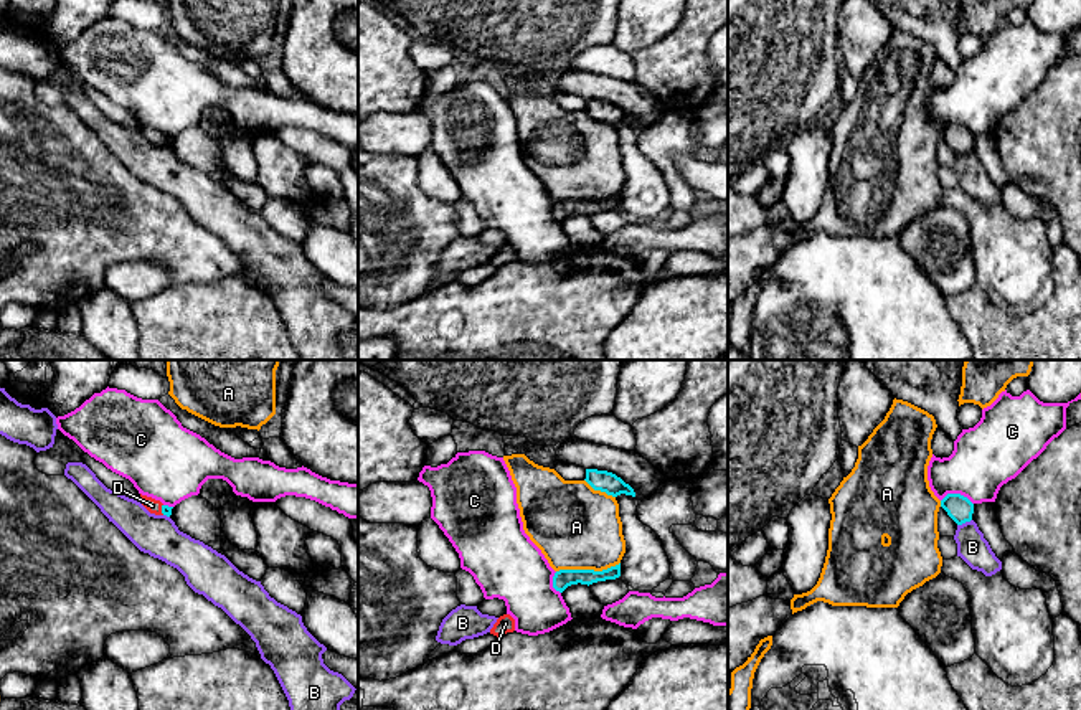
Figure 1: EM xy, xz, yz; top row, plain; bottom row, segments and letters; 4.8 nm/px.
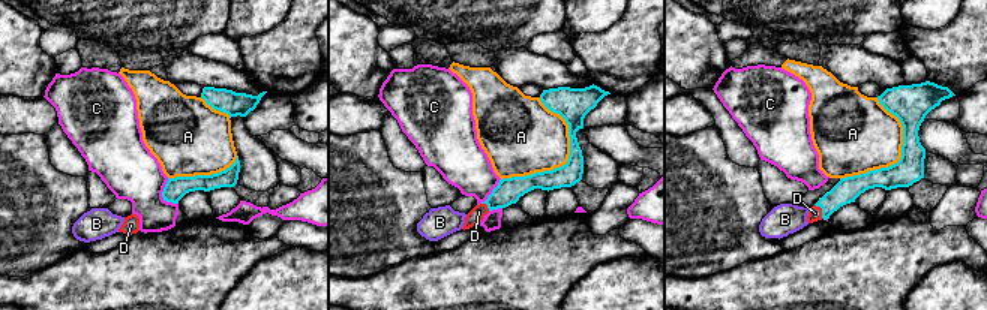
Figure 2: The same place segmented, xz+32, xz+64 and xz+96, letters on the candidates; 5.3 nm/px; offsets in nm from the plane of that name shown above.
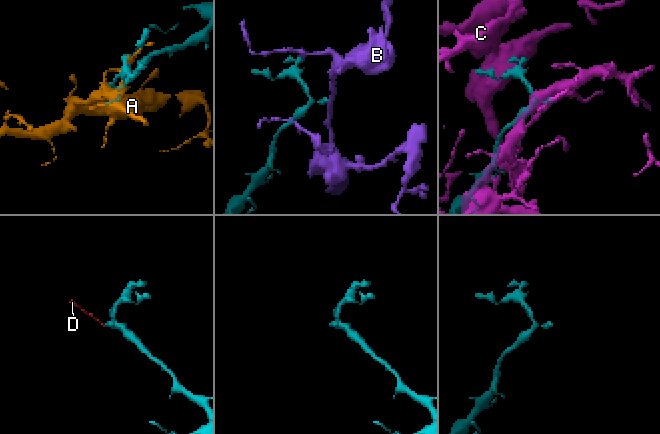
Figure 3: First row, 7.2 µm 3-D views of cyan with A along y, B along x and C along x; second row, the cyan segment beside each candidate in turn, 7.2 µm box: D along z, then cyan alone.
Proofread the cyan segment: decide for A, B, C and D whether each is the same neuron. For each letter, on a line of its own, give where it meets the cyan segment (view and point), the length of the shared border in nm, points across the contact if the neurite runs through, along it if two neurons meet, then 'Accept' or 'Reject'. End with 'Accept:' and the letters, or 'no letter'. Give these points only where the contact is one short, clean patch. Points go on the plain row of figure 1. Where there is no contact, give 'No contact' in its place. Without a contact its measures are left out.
A: Touches cyan at xz (588, 200). Shared border 320 nm. Reject
B: Touches cyan at yz (964, 152). Shared border 80 nm. Boundary: yz (971, 149), (958, 156). Reject
C: Touches cyan at yz (958, 124). Shared border 160 nm. Reject
D: Touches cyan at xy (162, 139). Shared border 60 nm. Path across: xy (167, 141), (162, 139), (152, 136). Accept
Accept: D

